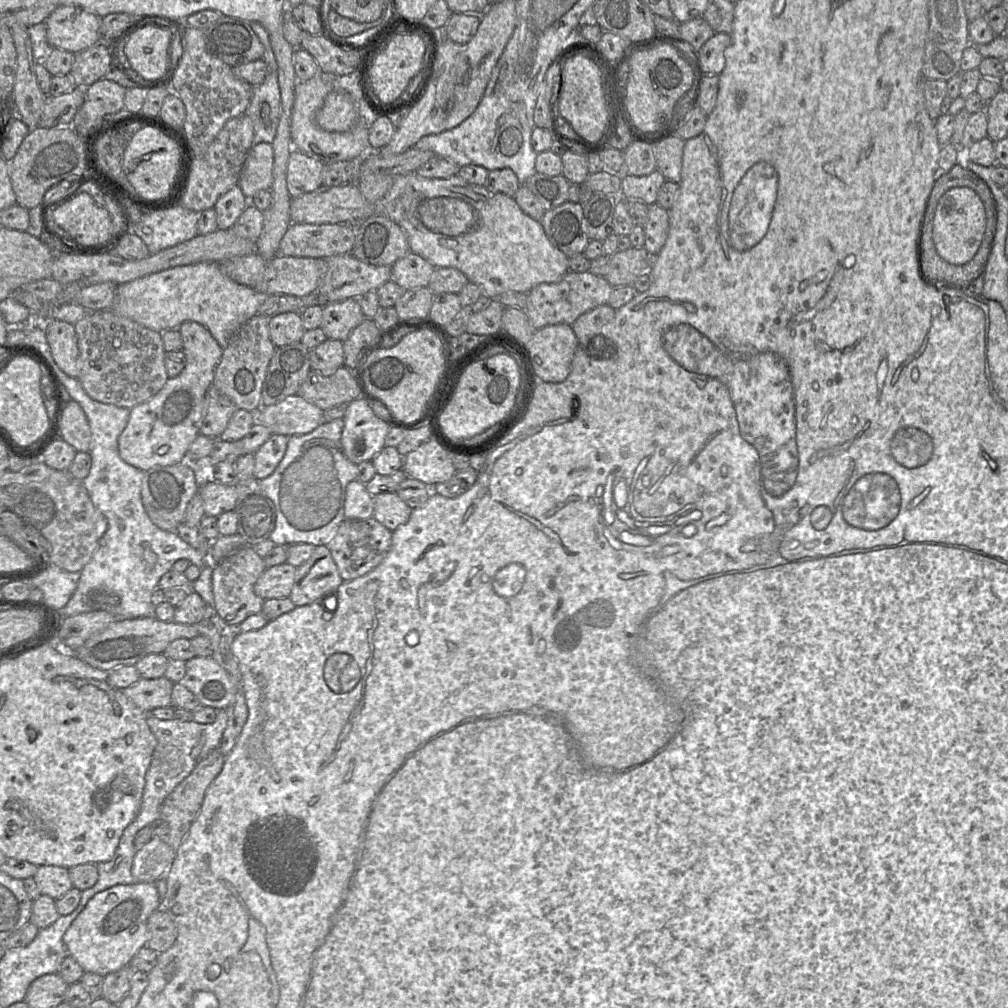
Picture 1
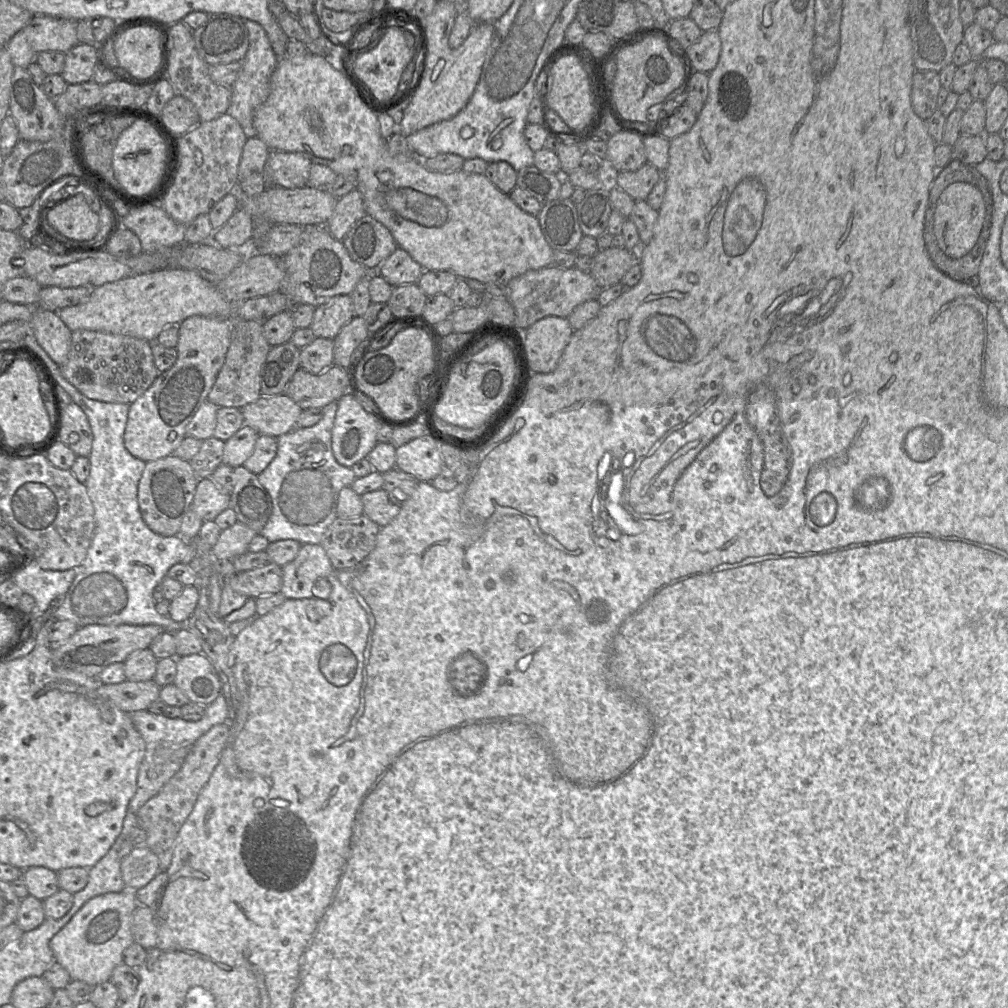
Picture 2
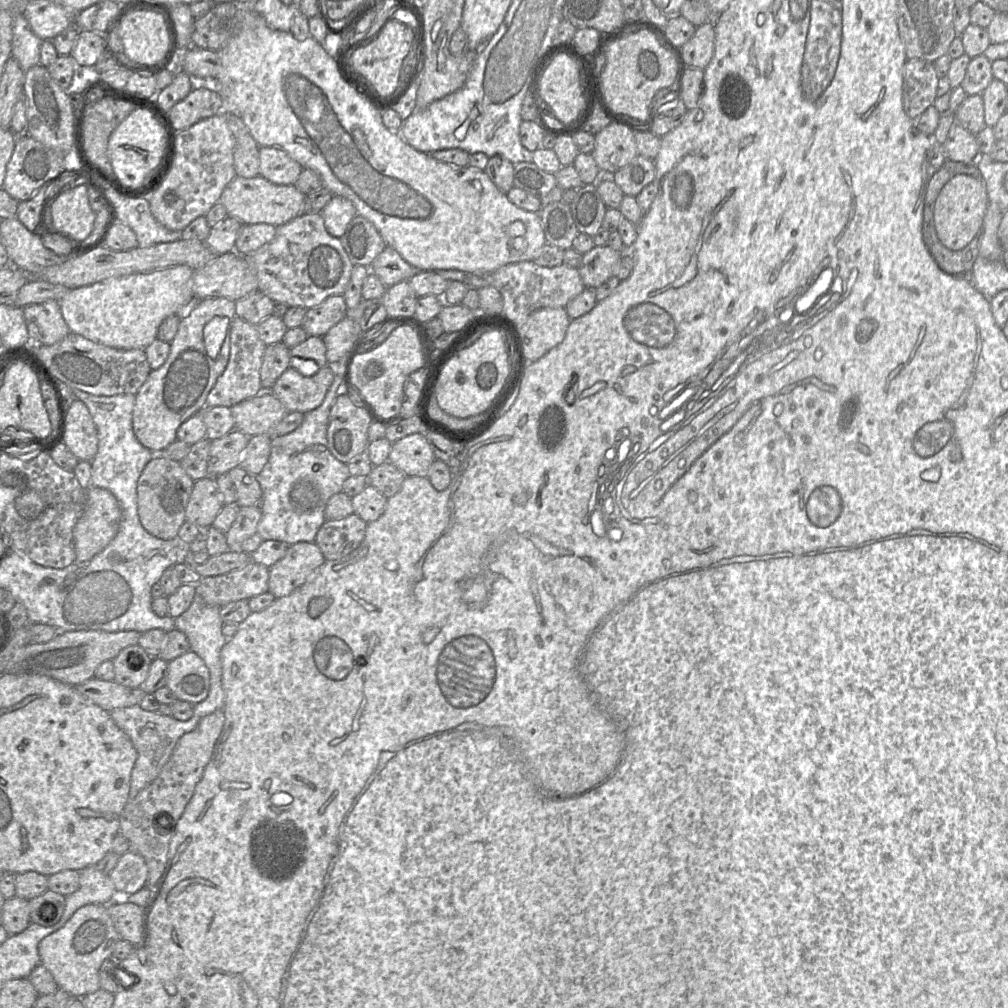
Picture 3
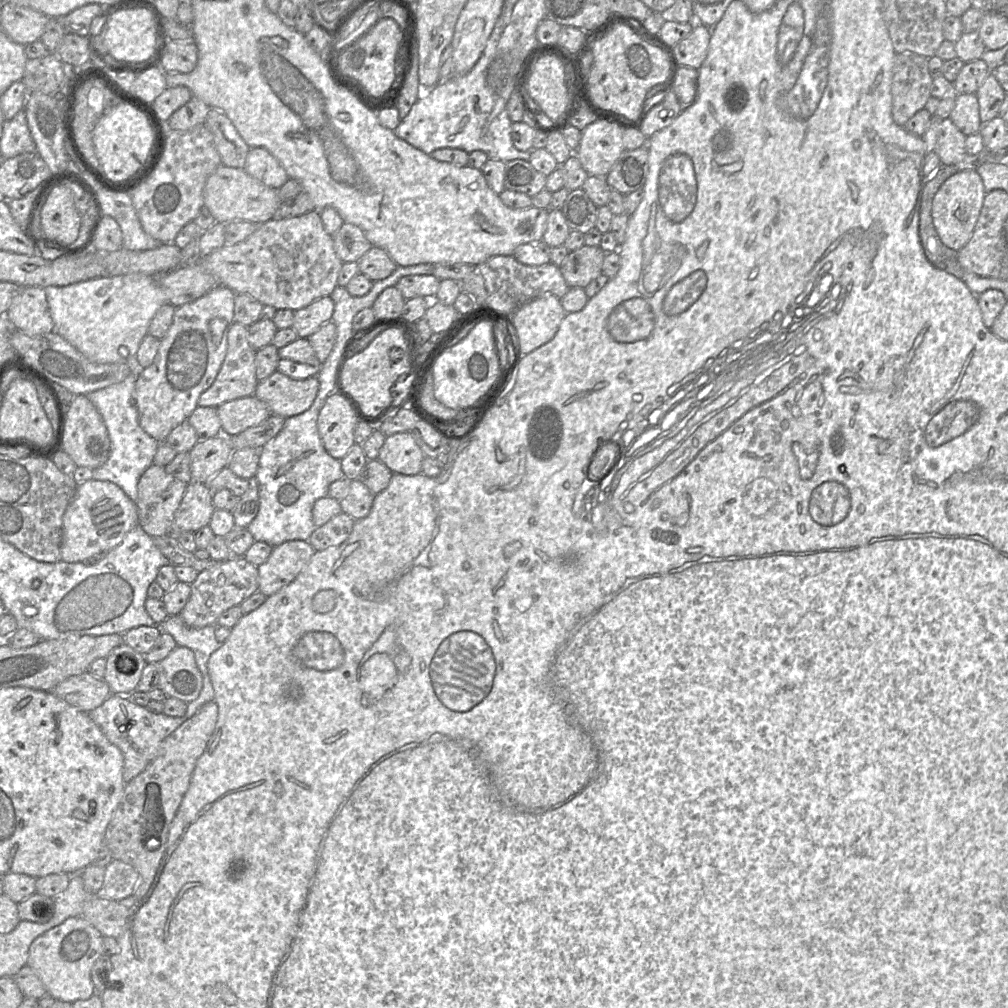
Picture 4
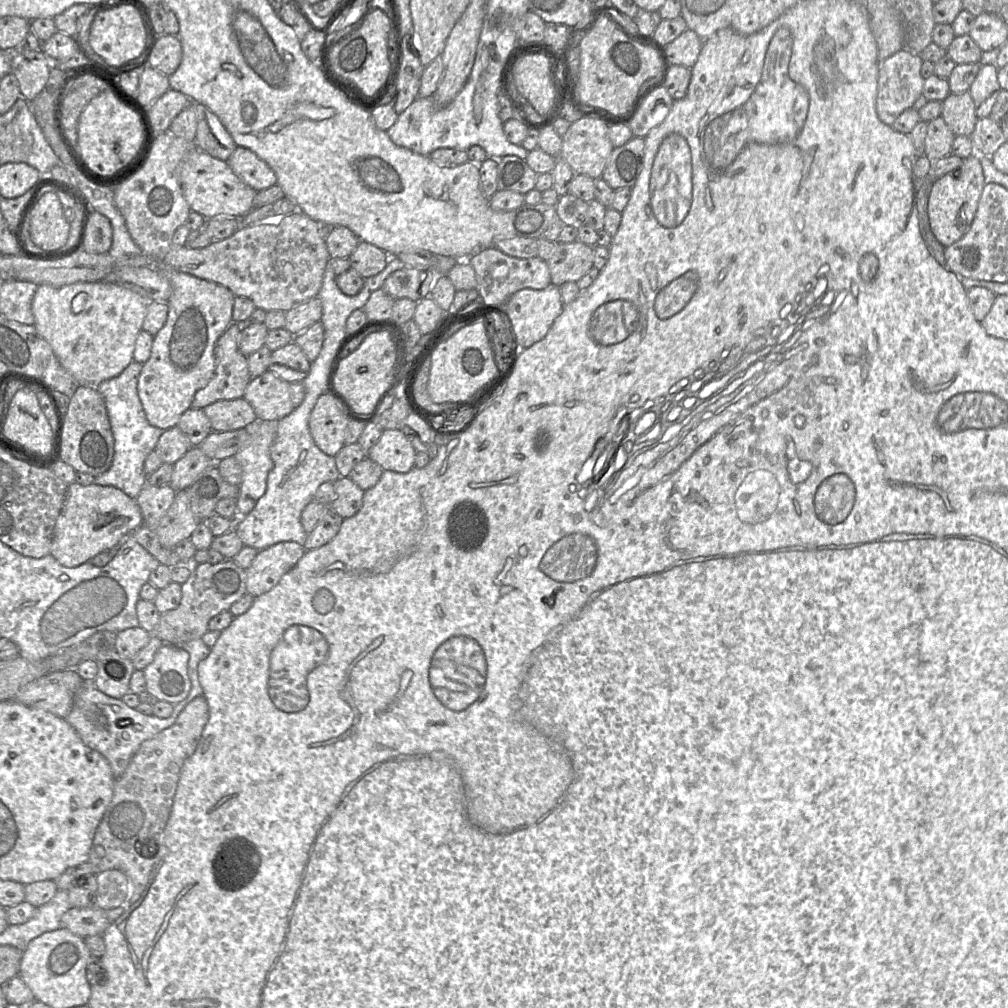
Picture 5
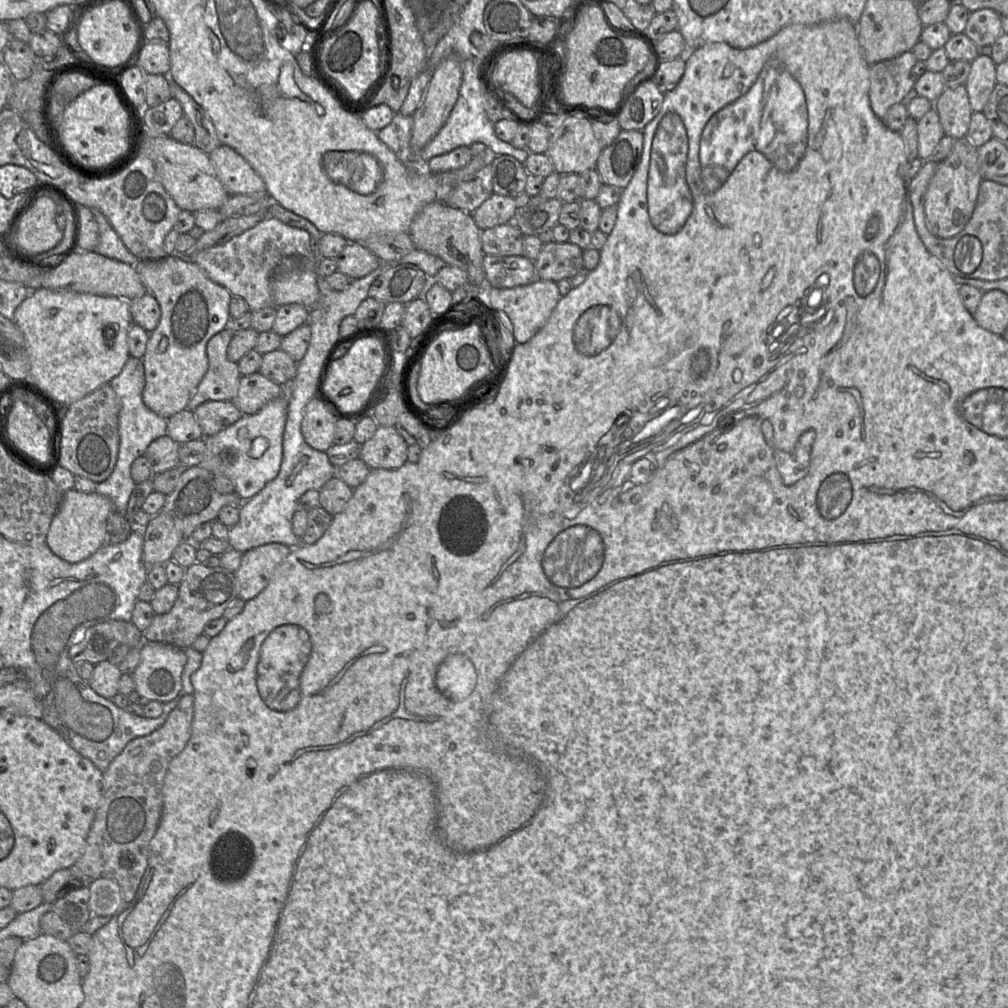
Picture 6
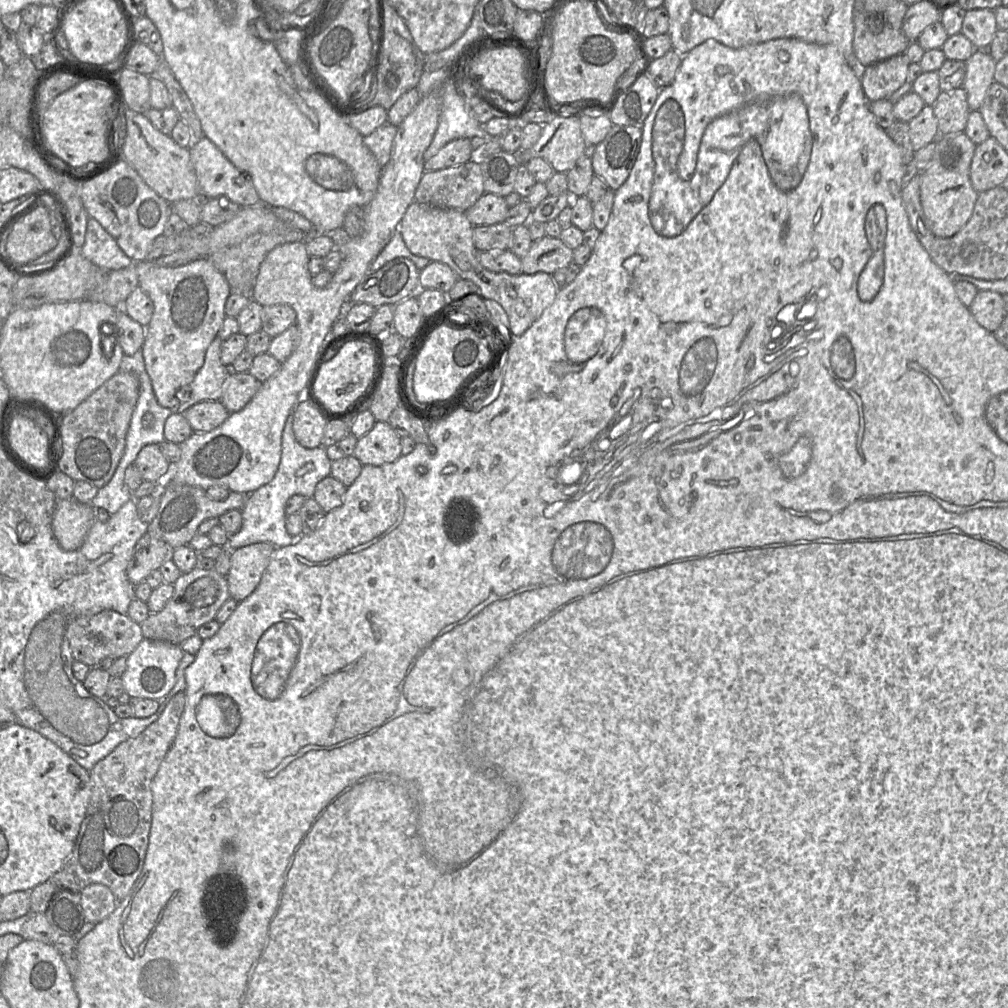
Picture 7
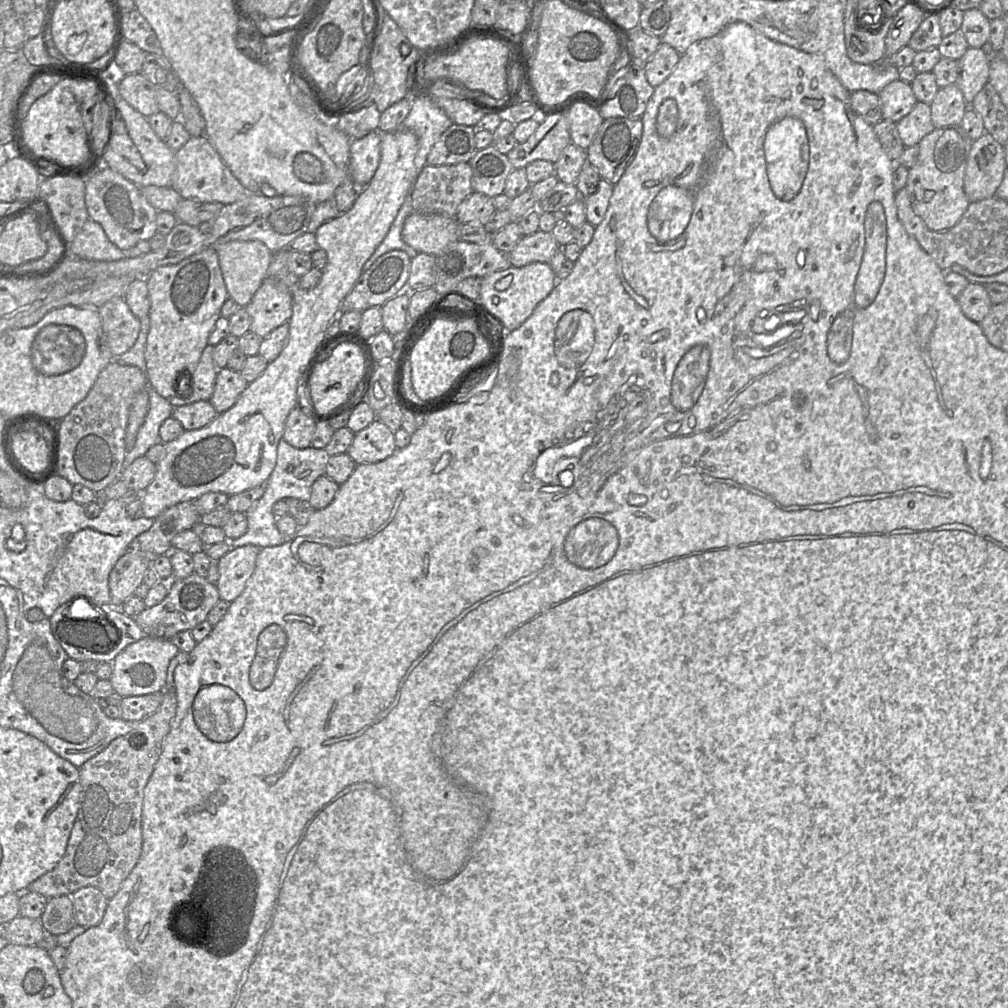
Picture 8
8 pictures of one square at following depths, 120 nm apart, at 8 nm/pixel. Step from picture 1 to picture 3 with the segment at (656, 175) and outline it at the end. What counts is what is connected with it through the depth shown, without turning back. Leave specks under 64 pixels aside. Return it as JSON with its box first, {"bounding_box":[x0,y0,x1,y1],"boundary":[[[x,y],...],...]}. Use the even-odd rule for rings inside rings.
{"bounding_box":[612,155,656,197],"boundary":[[[637,155],[625,167],[612,174],[612,180],[624,195],[636,197],[644,187],[652,183],[656,176],[654,161]]]}

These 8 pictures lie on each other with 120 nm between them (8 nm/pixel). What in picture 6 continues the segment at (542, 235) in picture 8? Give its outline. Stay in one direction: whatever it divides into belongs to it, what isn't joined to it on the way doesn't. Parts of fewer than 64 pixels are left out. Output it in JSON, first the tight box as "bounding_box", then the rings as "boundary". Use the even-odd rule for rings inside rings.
{"bounding_box":[534,241,584,279],"boundary":[[[569,241],[545,243],[534,264],[539,279],[571,279],[584,268],[583,250]]]}

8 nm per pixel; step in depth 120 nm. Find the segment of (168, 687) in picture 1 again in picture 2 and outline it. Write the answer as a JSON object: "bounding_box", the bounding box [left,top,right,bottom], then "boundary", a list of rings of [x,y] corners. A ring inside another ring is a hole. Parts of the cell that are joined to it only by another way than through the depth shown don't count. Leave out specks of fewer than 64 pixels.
{"bounding_box":[97,679,160,713],"boundary":[[[153,679],[147,681],[125,680],[116,684],[99,684],[97,691],[120,710],[131,713],[147,710],[153,701],[160,699],[160,688]]]}

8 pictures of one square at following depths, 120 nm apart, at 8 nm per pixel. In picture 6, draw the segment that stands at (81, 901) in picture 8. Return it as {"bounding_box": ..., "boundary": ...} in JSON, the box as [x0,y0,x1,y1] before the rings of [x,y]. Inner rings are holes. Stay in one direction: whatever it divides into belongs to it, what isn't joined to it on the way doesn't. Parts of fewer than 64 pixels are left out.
{"bounding_box":[89,878,122,917],"boundary":[[[99,878],[90,886],[89,908],[92,916],[112,917],[122,906],[121,888],[112,879]]]}

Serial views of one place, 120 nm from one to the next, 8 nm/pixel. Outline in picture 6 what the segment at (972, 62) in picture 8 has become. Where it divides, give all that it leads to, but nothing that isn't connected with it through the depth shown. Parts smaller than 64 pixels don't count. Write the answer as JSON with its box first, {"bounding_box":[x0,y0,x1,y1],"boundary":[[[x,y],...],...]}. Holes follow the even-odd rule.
{"bounding_box":[965,55,996,112],"boundary":[[[978,55],[971,62],[971,70],[965,87],[972,112],[982,112],[996,81],[996,64],[991,57]]]}

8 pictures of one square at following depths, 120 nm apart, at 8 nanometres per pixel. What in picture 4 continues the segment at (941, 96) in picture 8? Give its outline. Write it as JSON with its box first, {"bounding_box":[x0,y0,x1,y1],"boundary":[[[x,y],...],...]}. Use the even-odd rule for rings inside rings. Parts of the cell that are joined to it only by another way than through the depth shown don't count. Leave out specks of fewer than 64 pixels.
{"bounding_box":[949,94,982,136],"boundary":[[[976,94],[956,95],[955,105],[949,118],[965,136],[977,134],[982,122]]]}

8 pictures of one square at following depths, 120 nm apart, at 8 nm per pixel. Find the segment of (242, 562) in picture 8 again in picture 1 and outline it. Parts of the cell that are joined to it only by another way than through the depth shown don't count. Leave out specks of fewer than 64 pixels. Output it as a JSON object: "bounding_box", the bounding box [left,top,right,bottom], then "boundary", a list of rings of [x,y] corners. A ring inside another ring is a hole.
{"bounding_box":[289,546,343,606],"boundary":[[[315,546],[310,558],[296,568],[289,595],[295,606],[313,603],[328,591],[337,591],[343,582],[327,546]]]}

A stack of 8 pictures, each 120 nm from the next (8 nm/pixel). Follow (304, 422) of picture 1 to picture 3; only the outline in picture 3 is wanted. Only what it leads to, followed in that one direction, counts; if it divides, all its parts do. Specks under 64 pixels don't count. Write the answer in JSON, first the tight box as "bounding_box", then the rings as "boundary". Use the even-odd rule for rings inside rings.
{"bounding_box":[230,391,287,436],"boundary":[[[270,391],[243,400],[230,407],[235,429],[247,436],[271,435],[274,427],[287,415],[283,403]]]}

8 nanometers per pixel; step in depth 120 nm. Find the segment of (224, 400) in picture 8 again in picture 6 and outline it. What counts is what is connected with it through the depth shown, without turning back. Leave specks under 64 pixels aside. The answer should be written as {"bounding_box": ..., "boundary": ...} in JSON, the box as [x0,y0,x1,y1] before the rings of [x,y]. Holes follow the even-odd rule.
{"bounding_box":[232,372,285,414],"boundary":[[[260,372],[242,376],[237,395],[232,399],[242,414],[255,414],[271,400],[285,395],[285,387]]]}

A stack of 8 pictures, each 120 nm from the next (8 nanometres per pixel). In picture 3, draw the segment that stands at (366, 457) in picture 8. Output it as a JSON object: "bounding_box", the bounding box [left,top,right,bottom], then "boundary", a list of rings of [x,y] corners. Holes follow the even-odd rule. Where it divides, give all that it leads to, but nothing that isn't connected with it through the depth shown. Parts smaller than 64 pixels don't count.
{"bounding_box":[389,431,436,477],"boundary":[[[422,431],[391,443],[389,462],[407,476],[428,477],[429,470],[436,458]]]}

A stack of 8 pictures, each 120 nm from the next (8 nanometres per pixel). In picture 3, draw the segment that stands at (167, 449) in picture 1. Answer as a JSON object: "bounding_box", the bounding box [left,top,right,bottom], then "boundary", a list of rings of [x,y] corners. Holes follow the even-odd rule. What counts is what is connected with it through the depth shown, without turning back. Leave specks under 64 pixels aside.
{"bounding_box":[133,297,236,454],"boundary":[[[224,297],[195,300],[185,312],[175,315],[181,315],[181,319],[177,333],[170,342],[170,352],[165,363],[160,368],[151,370],[135,394],[133,432],[137,440],[155,454],[174,442],[180,425],[205,407],[210,390],[225,370],[230,355],[230,332],[236,318],[235,301]]]}

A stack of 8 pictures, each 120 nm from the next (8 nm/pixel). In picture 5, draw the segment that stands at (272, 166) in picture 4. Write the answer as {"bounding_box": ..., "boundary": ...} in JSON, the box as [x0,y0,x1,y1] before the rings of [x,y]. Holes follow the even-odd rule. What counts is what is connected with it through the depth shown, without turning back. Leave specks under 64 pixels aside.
{"bounding_box":[226,146,277,191],"boundary":[[[237,146],[226,162],[234,174],[255,191],[267,189],[277,183],[272,168],[248,148]]]}

